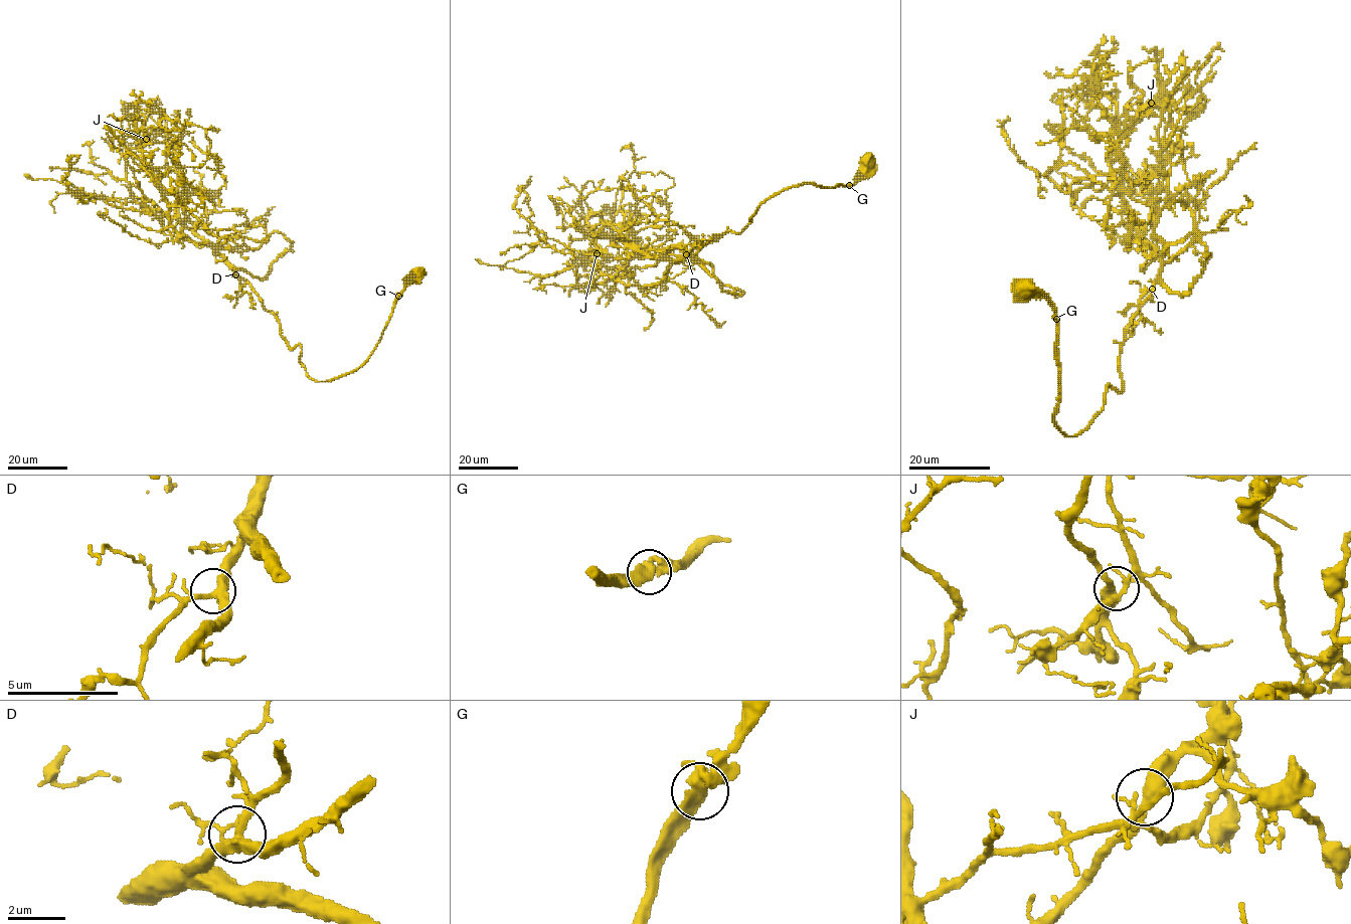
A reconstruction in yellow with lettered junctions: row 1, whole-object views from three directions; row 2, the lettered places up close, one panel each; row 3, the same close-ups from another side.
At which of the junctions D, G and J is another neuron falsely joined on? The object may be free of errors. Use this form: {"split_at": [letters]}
{"split_at": []}

